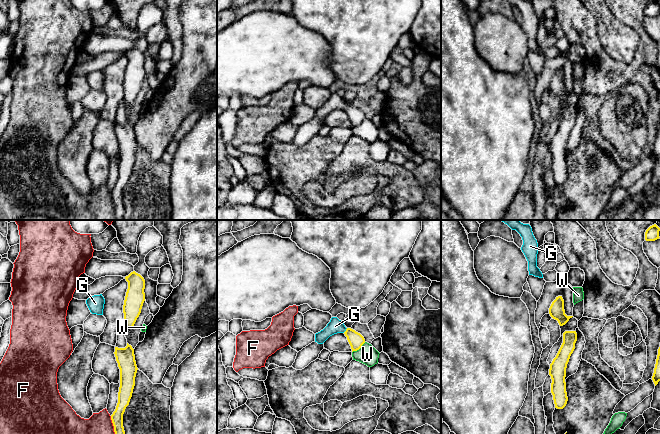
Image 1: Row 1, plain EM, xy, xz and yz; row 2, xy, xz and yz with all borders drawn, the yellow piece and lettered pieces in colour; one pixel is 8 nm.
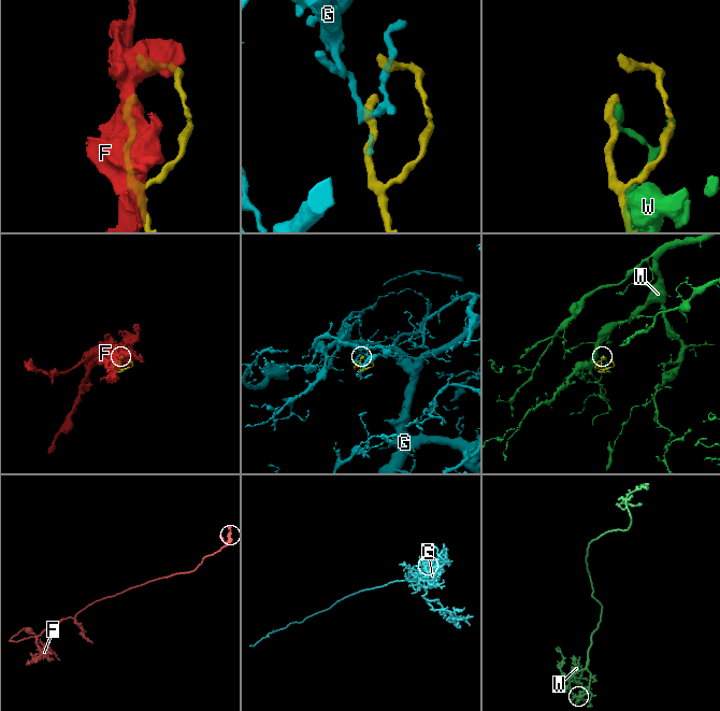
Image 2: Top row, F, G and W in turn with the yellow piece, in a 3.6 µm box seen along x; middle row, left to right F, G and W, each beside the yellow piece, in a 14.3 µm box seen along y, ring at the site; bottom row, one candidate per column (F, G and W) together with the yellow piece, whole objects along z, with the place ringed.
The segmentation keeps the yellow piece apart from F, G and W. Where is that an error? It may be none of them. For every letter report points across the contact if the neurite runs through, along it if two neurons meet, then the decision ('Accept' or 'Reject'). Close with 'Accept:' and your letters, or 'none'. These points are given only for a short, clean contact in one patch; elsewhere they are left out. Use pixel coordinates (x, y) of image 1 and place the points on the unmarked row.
F: Reject
G: Path across: xz (356, 116), (346, 106), (335, 102). Accept
W: Reject
Accept: G

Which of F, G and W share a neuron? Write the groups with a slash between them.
F / G / W

